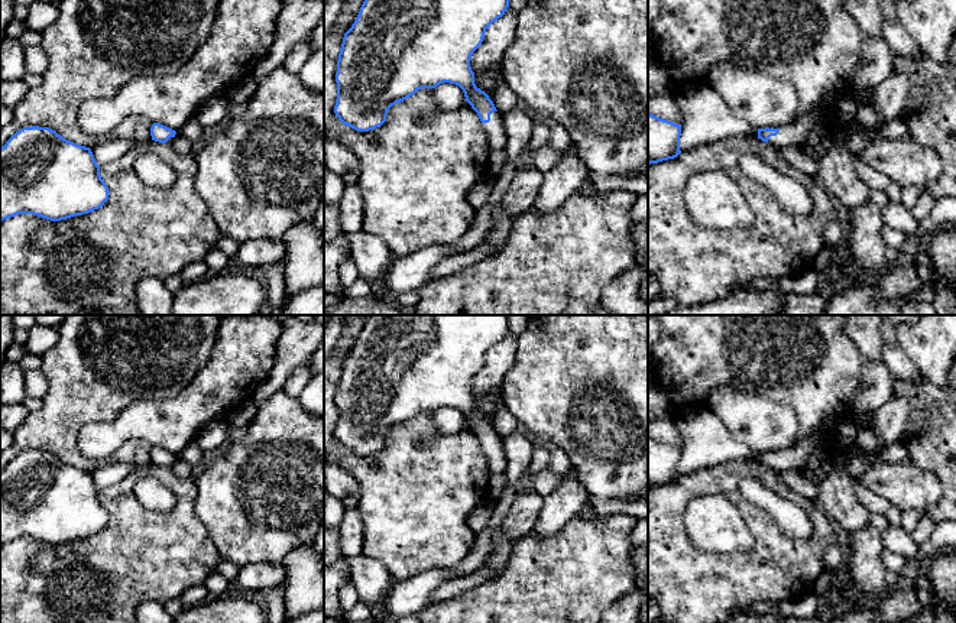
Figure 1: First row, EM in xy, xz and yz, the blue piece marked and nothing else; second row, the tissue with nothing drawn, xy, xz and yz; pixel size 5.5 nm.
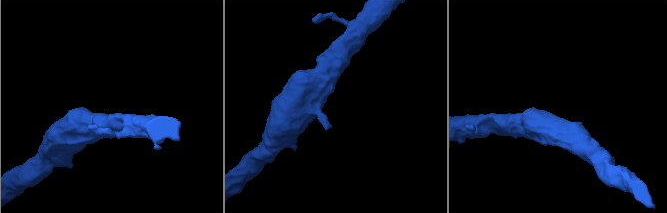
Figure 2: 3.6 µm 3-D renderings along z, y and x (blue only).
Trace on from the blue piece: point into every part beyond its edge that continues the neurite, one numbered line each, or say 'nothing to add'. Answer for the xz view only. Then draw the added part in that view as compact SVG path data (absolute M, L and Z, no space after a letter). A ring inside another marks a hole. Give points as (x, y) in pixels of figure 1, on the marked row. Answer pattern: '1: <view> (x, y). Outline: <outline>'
1: xz (495, 130). Outline: M493 111L490 114L490 121L483 123L482 126L487 136L490 150L505 150L506 133L502 116L498 111Z

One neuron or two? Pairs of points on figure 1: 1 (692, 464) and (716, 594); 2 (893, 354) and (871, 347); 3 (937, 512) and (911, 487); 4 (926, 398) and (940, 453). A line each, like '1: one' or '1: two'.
1: two
2: two
3: two
4: one

